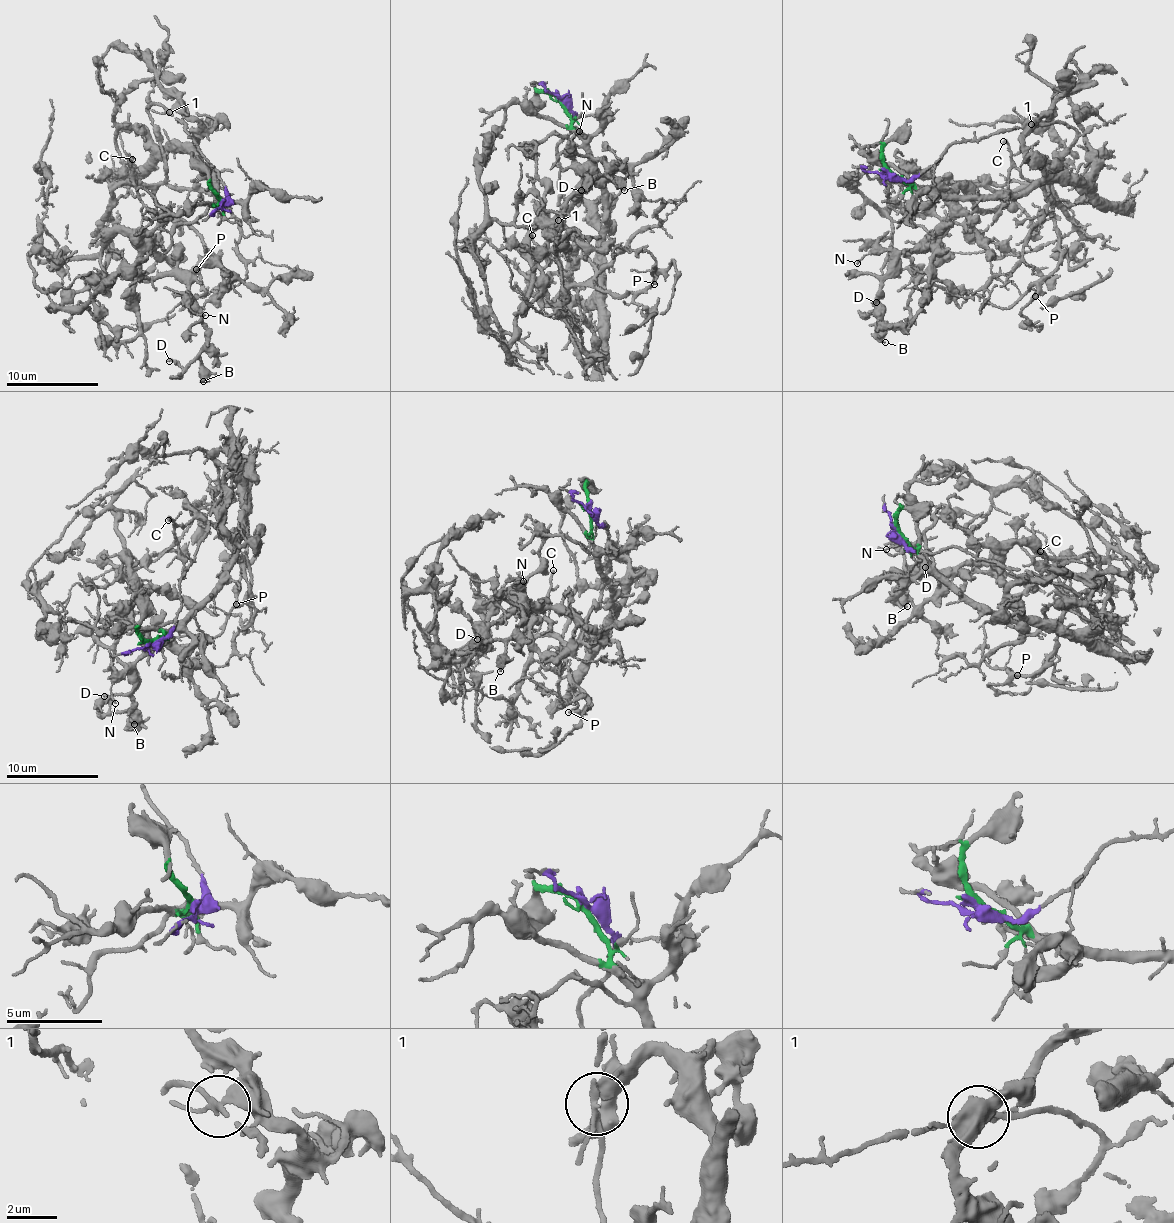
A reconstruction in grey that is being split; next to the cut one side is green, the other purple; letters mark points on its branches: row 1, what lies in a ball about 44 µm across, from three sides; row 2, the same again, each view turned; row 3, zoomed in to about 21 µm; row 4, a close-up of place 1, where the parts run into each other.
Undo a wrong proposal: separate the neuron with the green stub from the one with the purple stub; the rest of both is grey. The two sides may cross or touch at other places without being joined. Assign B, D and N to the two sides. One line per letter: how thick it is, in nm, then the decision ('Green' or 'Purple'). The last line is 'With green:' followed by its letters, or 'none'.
B: Thickness 340 nm. Green
D: Thickness 160 nm. Green
N: Thickness 130 nm. Green
With green: B, D, N

